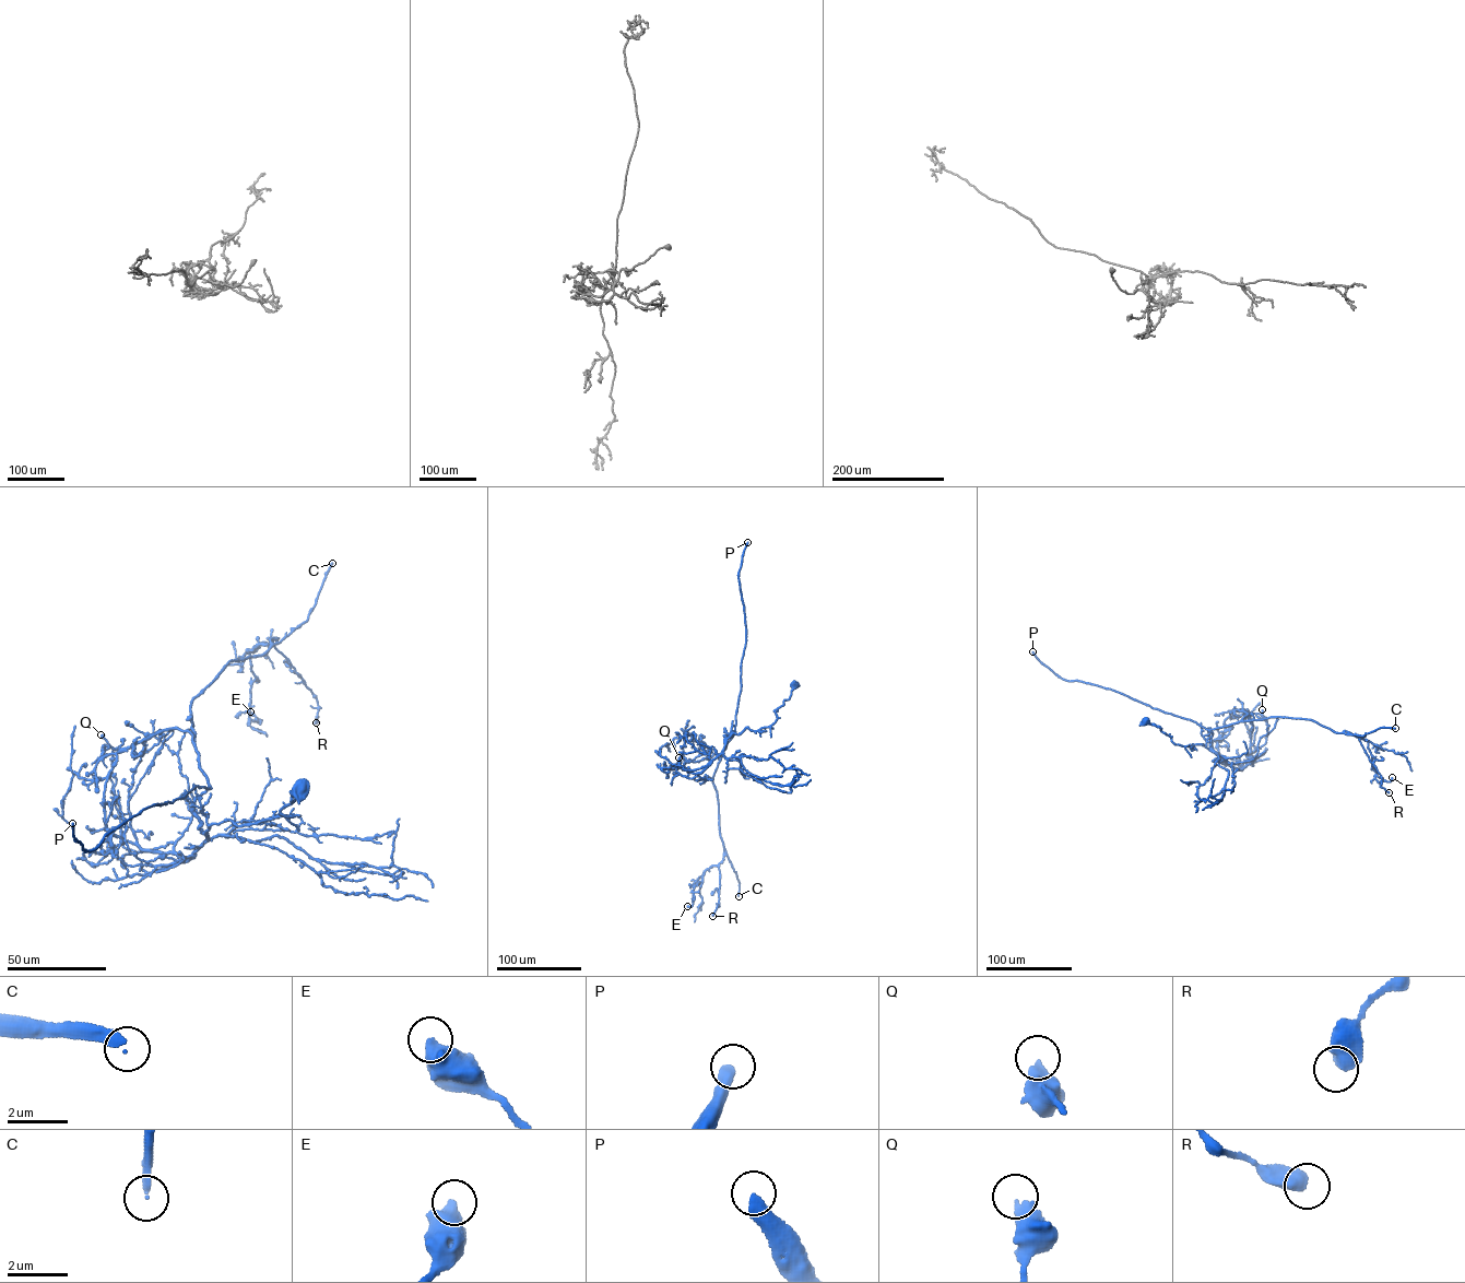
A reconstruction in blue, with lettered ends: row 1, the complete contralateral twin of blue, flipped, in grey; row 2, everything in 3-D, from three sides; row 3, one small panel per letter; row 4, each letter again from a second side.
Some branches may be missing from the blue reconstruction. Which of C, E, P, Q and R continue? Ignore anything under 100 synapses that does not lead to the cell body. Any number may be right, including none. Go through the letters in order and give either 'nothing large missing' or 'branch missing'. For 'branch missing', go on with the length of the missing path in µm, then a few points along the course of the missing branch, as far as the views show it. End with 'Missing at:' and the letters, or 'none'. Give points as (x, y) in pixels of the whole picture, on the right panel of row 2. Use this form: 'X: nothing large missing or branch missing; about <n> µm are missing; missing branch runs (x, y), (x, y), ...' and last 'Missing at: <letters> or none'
C: branch missing; about 200 µm are missing
E: nothing large missing
P: branch missing; about 300 µm are missing
Q: nothing large missing
R: nothing large missing
Missing at: C, P

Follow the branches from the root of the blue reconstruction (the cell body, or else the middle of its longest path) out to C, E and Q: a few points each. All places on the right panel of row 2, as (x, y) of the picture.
C: (1145, 721), (1174, 744), (1203, 744), (1213, 752), (1209, 730), (1269, 717), (1311, 719), (1361, 736), (1395, 728)
E: (1145, 721), (1174, 744), (1213, 752), (1209, 729), (1272, 717), (1311, 719), (1367, 741), (1372, 769), (1392, 777)
Q: (1145, 721), (1160, 727), (1174, 744), (1193, 748), (1203, 744), (1240, 768), (1265, 743), (1267, 727), (1262, 709)

